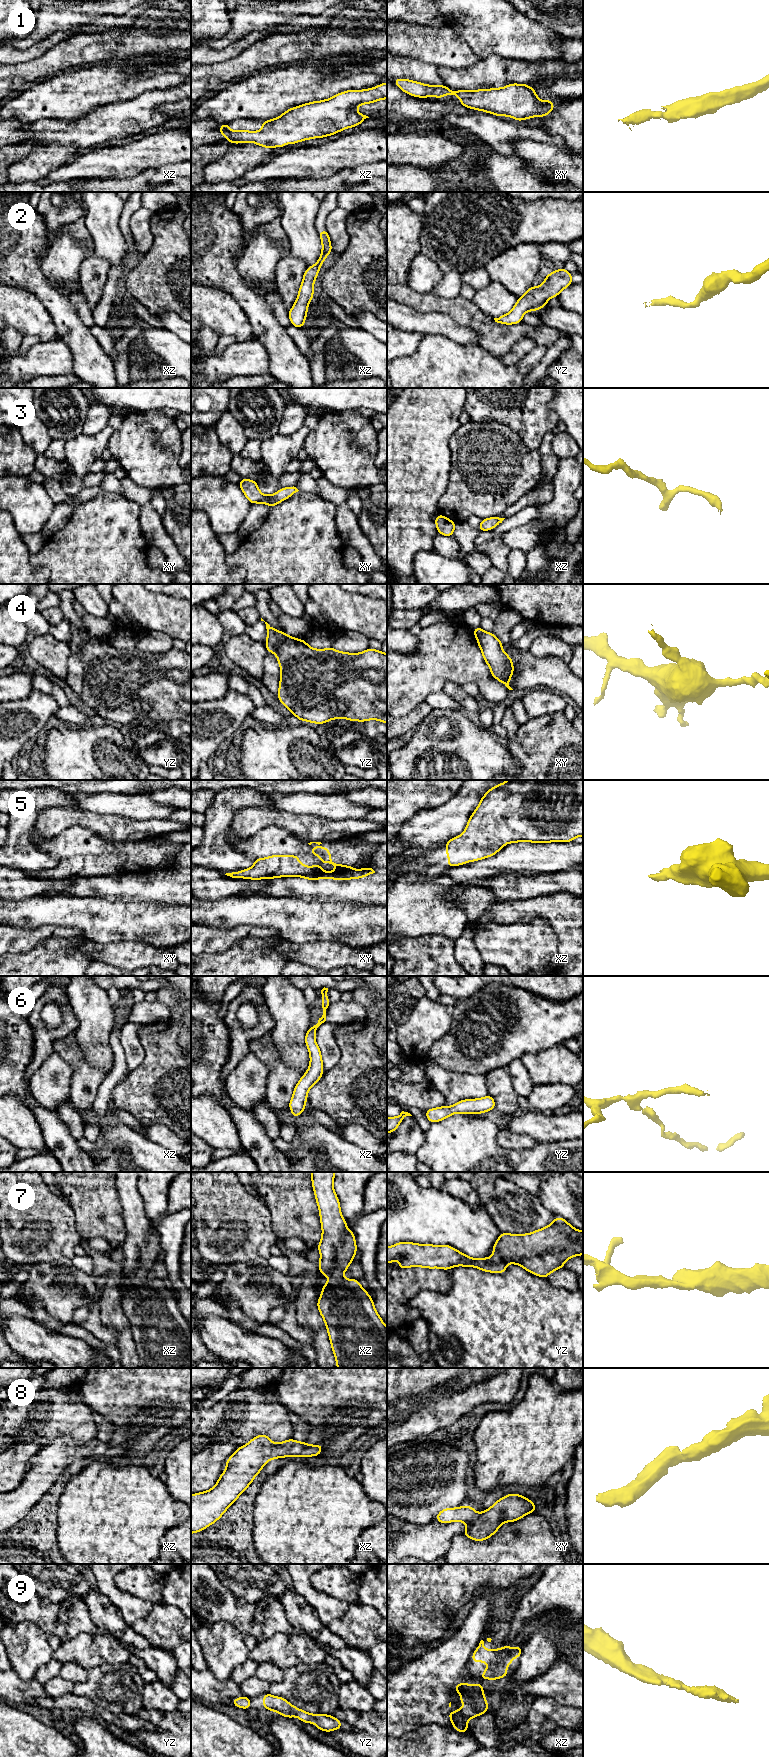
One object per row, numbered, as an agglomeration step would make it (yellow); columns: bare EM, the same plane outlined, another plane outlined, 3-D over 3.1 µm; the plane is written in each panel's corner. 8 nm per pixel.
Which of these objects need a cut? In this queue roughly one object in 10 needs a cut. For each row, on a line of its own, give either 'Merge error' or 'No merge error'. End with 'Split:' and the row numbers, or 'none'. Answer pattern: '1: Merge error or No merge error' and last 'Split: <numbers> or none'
1: No merge error
2: No merge error
3: No merge error
4: No merge error
5: No merge error
6: No merge error
7: No merge error
8: No merge error
9: No merge error
Split: none

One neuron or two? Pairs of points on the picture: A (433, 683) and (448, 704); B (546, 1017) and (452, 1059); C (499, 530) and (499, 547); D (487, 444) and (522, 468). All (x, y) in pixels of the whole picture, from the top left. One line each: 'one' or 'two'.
A: two
B: one
C: two
D: one

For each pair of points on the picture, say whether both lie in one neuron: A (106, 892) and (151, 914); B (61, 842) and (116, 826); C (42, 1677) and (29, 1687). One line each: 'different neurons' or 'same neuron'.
A: different neurons
B: different neurons
C: different neurons

